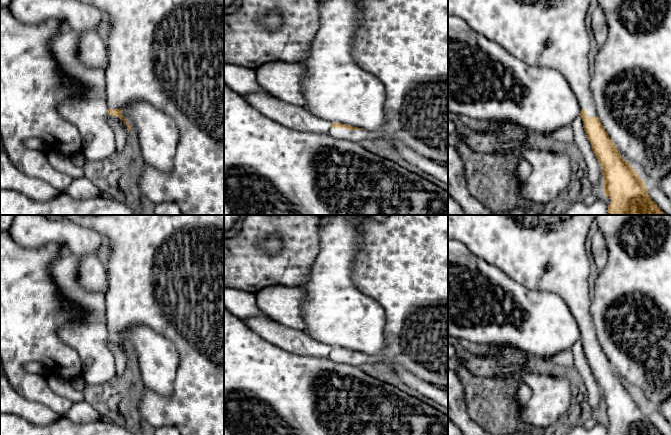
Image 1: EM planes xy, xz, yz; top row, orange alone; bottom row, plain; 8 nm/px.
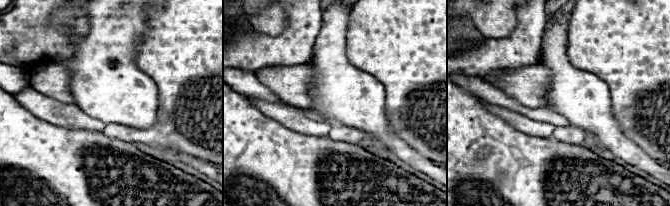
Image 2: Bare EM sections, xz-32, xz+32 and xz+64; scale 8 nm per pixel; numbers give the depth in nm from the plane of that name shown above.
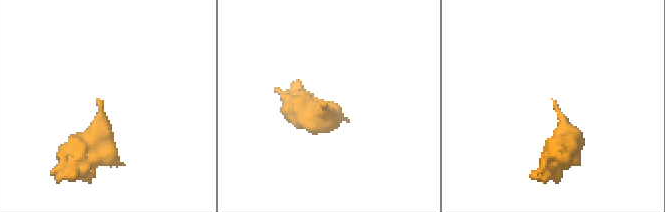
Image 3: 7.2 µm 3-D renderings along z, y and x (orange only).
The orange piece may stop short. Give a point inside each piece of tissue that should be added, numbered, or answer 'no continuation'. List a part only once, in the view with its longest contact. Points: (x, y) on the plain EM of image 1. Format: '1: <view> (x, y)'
1: xz (403, 264)

